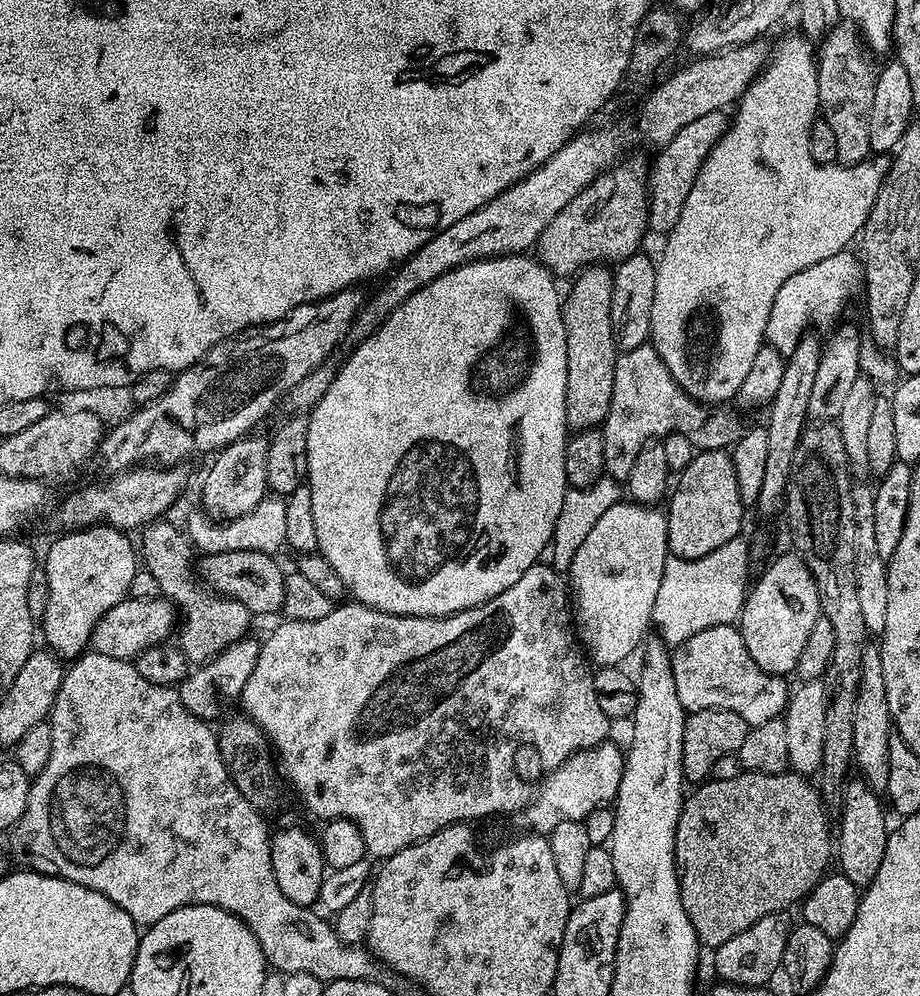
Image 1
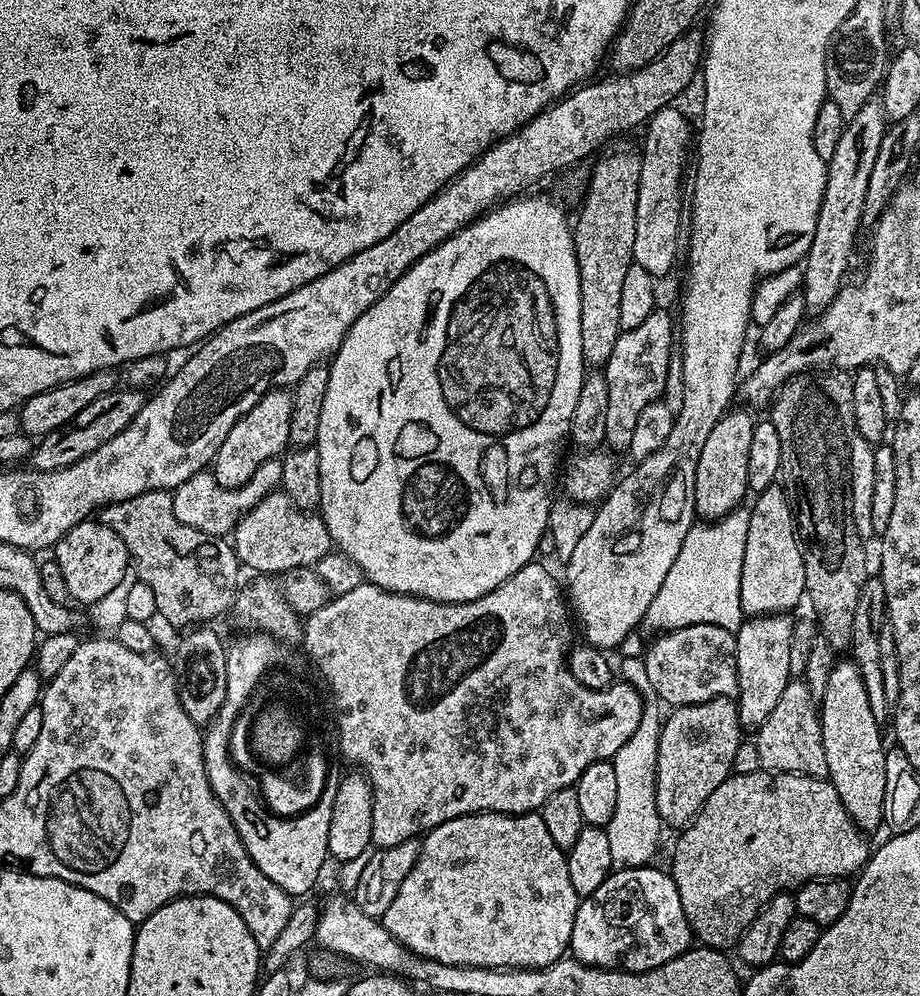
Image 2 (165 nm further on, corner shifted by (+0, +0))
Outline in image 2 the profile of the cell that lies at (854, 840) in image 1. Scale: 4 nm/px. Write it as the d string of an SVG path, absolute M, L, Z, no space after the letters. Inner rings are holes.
M850 658L833 663L832 673L826 682L826 690L819 705L820 729L822 730L822 746L826 750L826 779L838 790L838 798L842 806L846 806L846 814L865 834L872 834L876 827L884 824L884 803L886 802L886 743L880 733L881 721L874 718L874 710L870 710L870 698L866 695L866 686L862 682L862 674L858 666Z

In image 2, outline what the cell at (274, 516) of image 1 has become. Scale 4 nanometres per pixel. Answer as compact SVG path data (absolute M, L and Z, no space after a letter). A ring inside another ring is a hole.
M283 459L267 460L254 470L250 482L246 482L241 488L227 488L217 482L211 471L205 470L194 474L182 486L178 486L172 492L172 505L174 506L174 518L178 522L186 522L186 526L194 526L194 530L202 530L206 534L227 537L235 529L237 522L250 511L262 498L266 498L271 492L280 488L282 478Z

